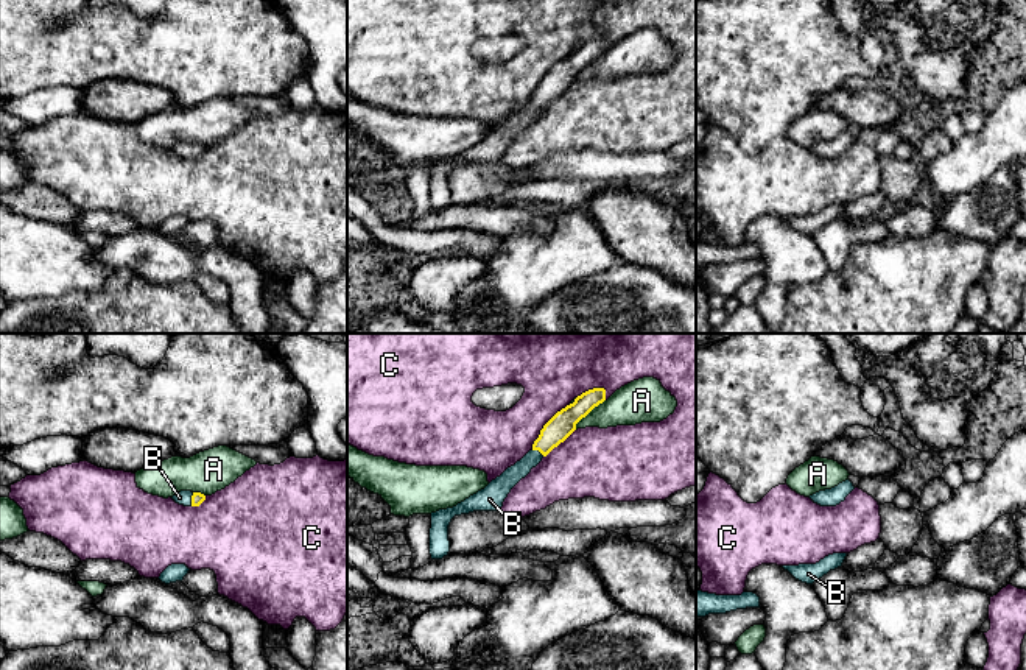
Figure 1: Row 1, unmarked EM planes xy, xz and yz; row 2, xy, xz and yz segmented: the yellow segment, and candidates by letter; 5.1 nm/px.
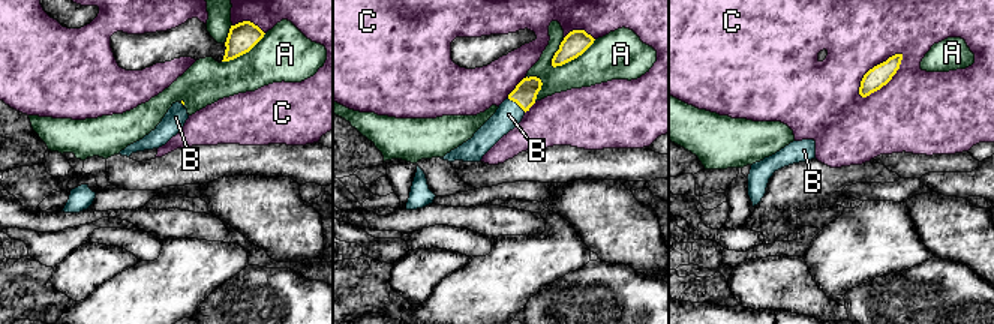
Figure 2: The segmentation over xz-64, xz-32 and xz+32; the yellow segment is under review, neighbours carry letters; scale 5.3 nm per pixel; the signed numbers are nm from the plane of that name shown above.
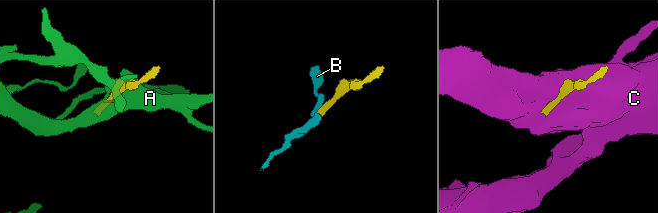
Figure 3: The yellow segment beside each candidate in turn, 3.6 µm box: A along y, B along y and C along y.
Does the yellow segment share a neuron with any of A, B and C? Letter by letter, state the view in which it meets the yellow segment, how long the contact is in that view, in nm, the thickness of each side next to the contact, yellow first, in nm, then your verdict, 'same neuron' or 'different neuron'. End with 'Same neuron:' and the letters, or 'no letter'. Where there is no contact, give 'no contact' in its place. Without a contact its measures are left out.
A: contact in xz; length 220 nm; calibres 140 and 220 nm; different neuron
B: contact in xy; length 70 nm; calibres 60 and 80 nm; same neuron
C: contact in xz; length 320 nm; calibres 140 and 300 nm; different neuron
Same neuron: B

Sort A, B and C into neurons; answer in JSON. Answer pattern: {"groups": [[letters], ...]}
{"groups": [["A"], ["B"], ["C"]]}

